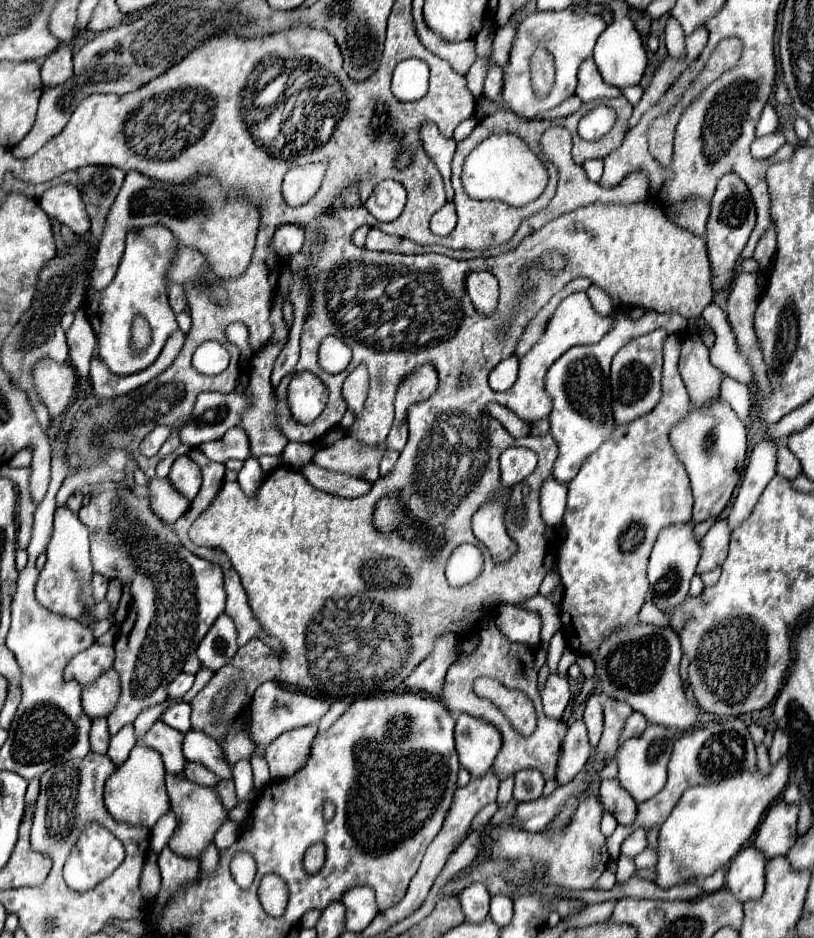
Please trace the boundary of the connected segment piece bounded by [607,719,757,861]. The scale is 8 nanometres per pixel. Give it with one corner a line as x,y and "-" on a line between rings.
729,719
725,723
717,723
713,727
703,727
703,729
695,729
691,733
685,733
683,737
679,737
675,741
673,747
673,755
669,761
669,777
667,777
667,785
651,799
645,801
643,805
639,805
637,809
637,819
631,827
619,825
615,829
615,833
611,837
607,837
607,853
613,861
617,861
619,857
619,849
621,843
637,829
637,827
653,827
653,825
661,825
671,809
677,805
677,801
681,799
683,791
687,791
693,785
709,785
709,783
719,783
727,777
733,777
741,771
755,771
757,763
755,763
755,745
753,739
749,735
747,725
741,719

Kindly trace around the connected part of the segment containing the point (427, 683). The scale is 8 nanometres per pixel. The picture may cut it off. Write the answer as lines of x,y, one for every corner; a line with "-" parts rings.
447,634
438,638
432,653
417,669
407,677
405,685
409,691
425,691
429,695
439,695
445,683
445,673
457,659
458,638

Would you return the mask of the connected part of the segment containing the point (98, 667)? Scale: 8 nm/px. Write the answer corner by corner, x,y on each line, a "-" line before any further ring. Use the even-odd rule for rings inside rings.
93,643
89,649
77,653
65,667
65,681
77,681
79,685
95,683
105,671
113,669
115,651

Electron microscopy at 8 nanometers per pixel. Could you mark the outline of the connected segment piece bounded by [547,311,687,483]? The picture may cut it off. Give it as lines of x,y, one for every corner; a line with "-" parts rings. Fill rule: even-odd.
649,311
639,321
627,321
623,313
615,313
613,317
615,317
615,329
611,329
611,333
603,337
603,341
595,345
571,347
551,365
547,373
547,391
553,397
553,411
549,415
551,435
559,447
559,457
555,461
553,477
559,483
569,483
577,475
585,457
597,451
599,445
607,441
615,429
615,419
611,415
611,387
609,387
609,367
611,367
613,355
621,347
625,347
631,339
651,333
659,327
667,329
669,335
681,333
687,327
687,319
679,317
679,313
651,313

